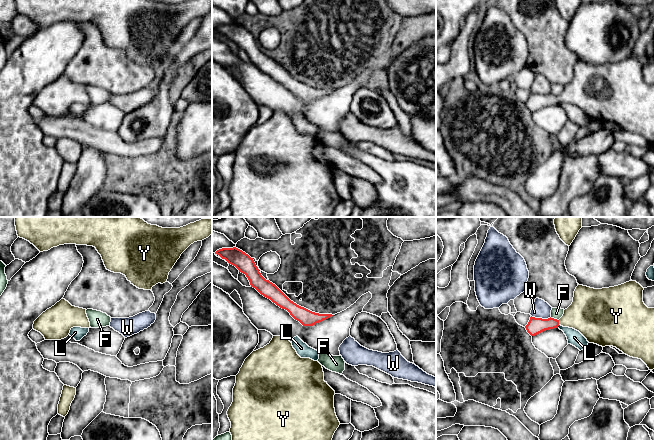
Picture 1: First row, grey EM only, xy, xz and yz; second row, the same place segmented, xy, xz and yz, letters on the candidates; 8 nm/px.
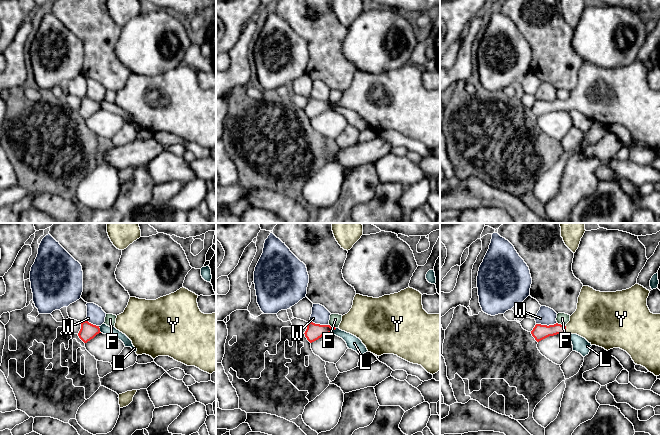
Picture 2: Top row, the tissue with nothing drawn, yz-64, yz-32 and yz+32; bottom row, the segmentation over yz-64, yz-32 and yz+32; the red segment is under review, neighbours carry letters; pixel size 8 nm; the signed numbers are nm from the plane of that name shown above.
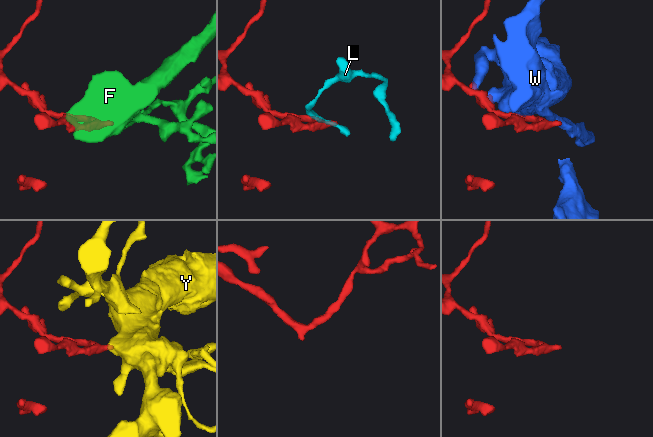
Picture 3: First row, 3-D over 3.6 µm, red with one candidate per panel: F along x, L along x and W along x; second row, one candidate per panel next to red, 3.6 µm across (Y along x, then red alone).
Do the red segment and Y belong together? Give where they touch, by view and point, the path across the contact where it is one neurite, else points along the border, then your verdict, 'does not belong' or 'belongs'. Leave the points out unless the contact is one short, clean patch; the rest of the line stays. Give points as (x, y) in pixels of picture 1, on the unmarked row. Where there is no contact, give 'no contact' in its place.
contact yz (558, 98); way yz (535, 102), (558, 98), (582, 90), (588, 90); belongs

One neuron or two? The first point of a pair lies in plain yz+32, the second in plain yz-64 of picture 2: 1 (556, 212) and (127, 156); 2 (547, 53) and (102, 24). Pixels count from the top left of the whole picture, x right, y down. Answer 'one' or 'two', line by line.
1: two
2: one

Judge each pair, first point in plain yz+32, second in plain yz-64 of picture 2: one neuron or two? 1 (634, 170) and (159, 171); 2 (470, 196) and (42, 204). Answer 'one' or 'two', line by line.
1: one
2: one

